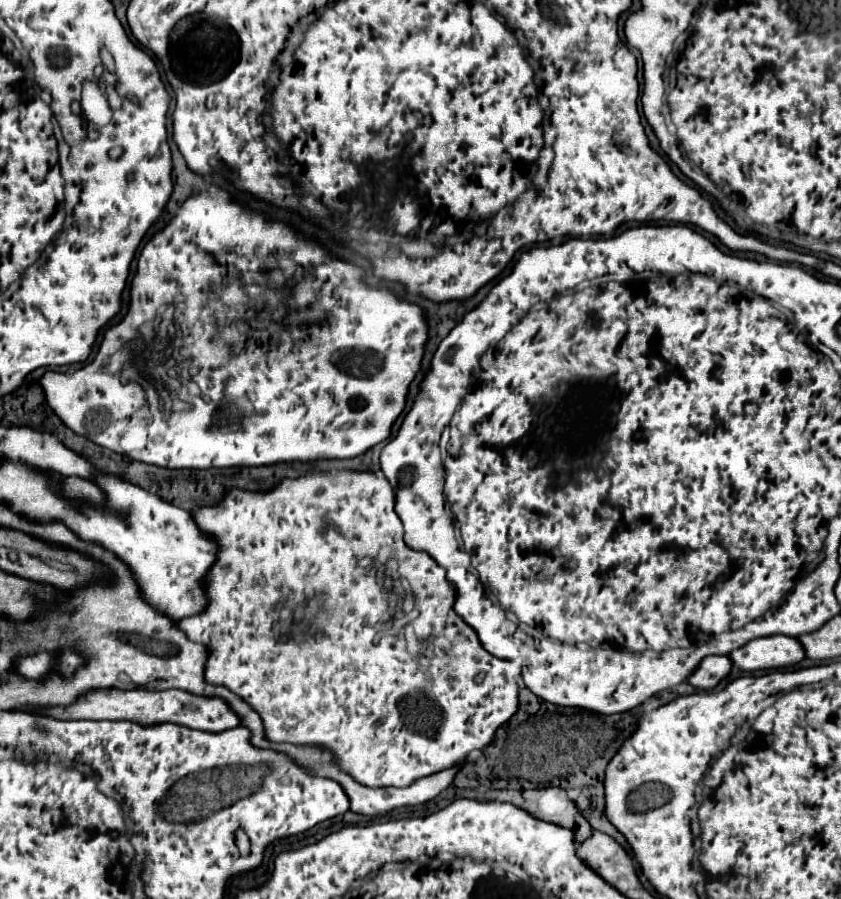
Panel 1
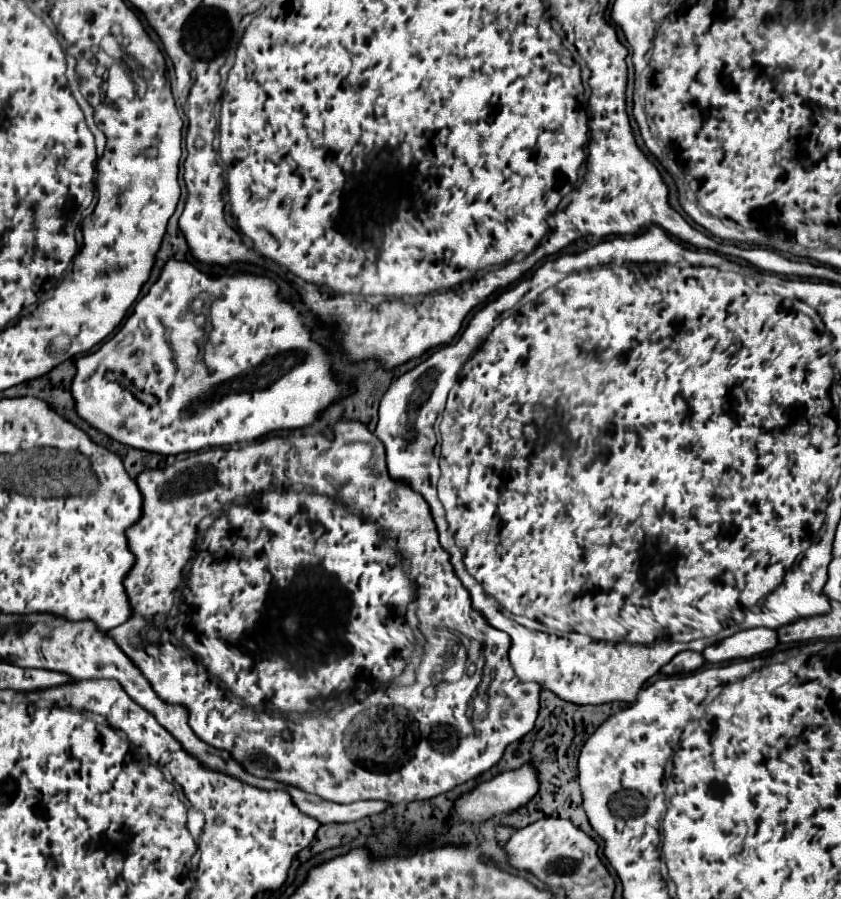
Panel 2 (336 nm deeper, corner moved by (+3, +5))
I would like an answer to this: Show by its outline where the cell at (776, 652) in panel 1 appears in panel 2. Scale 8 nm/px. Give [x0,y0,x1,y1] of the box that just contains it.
[703,628,777,664]

